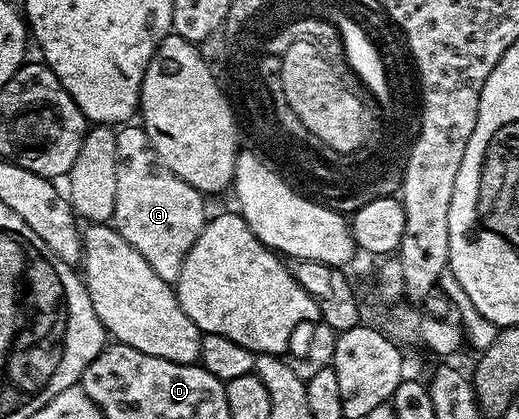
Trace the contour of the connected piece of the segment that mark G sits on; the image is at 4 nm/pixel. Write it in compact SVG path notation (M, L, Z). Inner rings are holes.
M124 126L116 133L118 142L118 195L110 224L146 262L158 278L174 282L182 274L190 246L198 242L206 223L205 197L178 174L174 174L152 149L150 138L143 127Z

